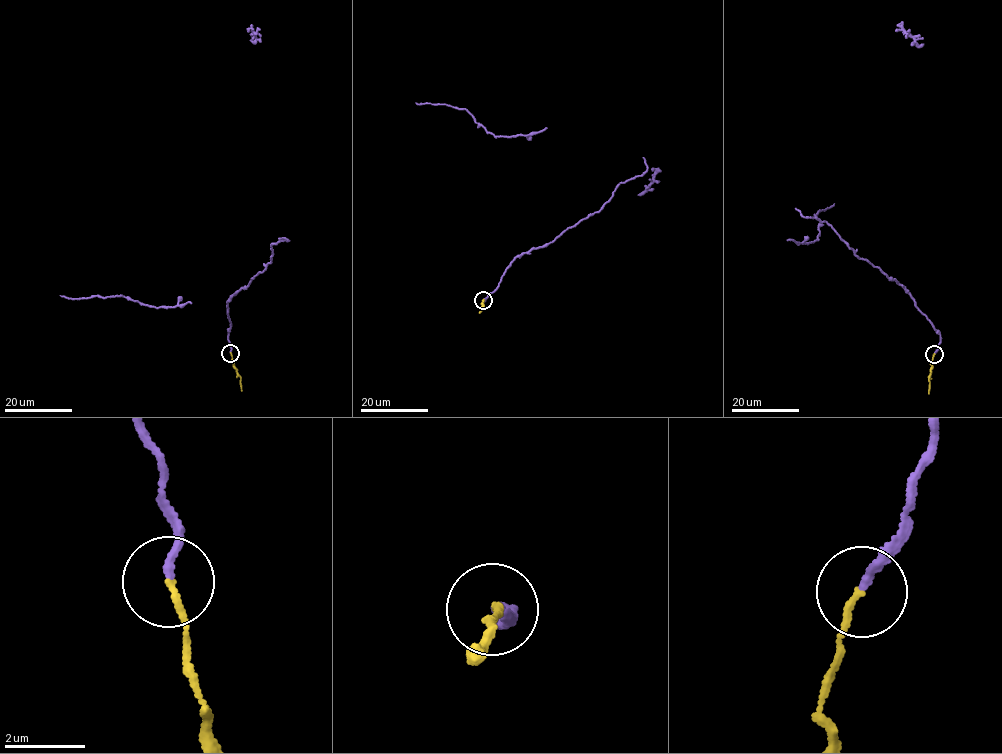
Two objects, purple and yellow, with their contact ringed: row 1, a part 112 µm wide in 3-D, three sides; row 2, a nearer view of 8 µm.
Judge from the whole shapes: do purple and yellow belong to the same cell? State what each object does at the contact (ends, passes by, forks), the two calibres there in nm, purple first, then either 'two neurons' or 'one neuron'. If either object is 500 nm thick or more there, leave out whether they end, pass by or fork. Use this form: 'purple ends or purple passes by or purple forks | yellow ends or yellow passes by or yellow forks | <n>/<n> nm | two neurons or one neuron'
purple ends | yellow ends | 200/160 nm | two neurons

